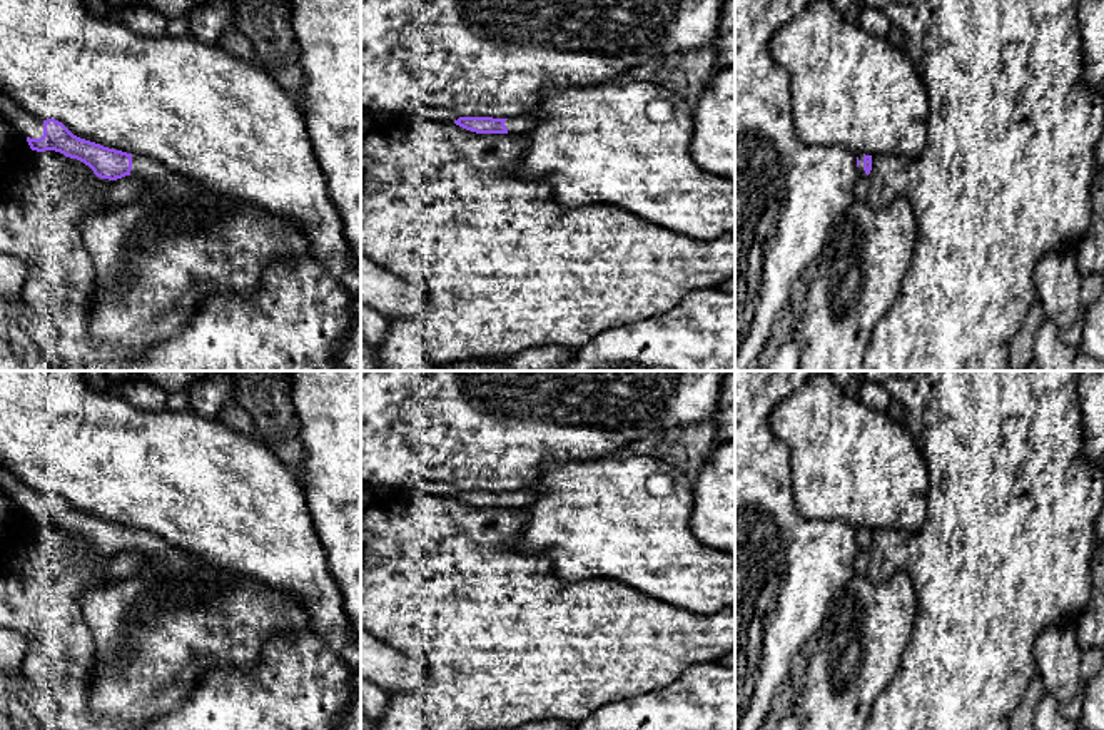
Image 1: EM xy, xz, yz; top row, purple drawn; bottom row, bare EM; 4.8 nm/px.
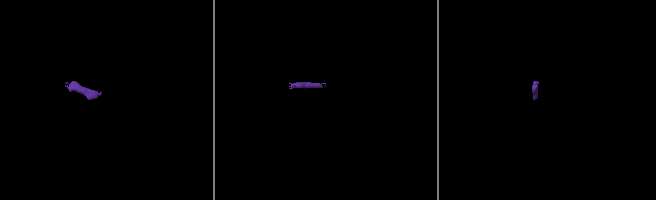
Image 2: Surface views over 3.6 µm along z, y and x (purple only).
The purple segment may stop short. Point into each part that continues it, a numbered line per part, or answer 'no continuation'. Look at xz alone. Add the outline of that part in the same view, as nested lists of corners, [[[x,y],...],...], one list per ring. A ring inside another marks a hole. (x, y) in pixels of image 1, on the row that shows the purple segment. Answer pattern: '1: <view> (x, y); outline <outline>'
1: xz (520, 126); outline [[[536,114],[521,115],[516,119],[504,120],[508,134],[526,135],[536,127],[538,117]]]

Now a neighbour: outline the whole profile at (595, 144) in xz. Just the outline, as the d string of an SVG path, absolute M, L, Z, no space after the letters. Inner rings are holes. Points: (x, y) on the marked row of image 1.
M606 80L549 89L516 174L546 182L563 209L608 204L695 241L735 236L735 182L703 170L690 155L693 105L651 82Z

